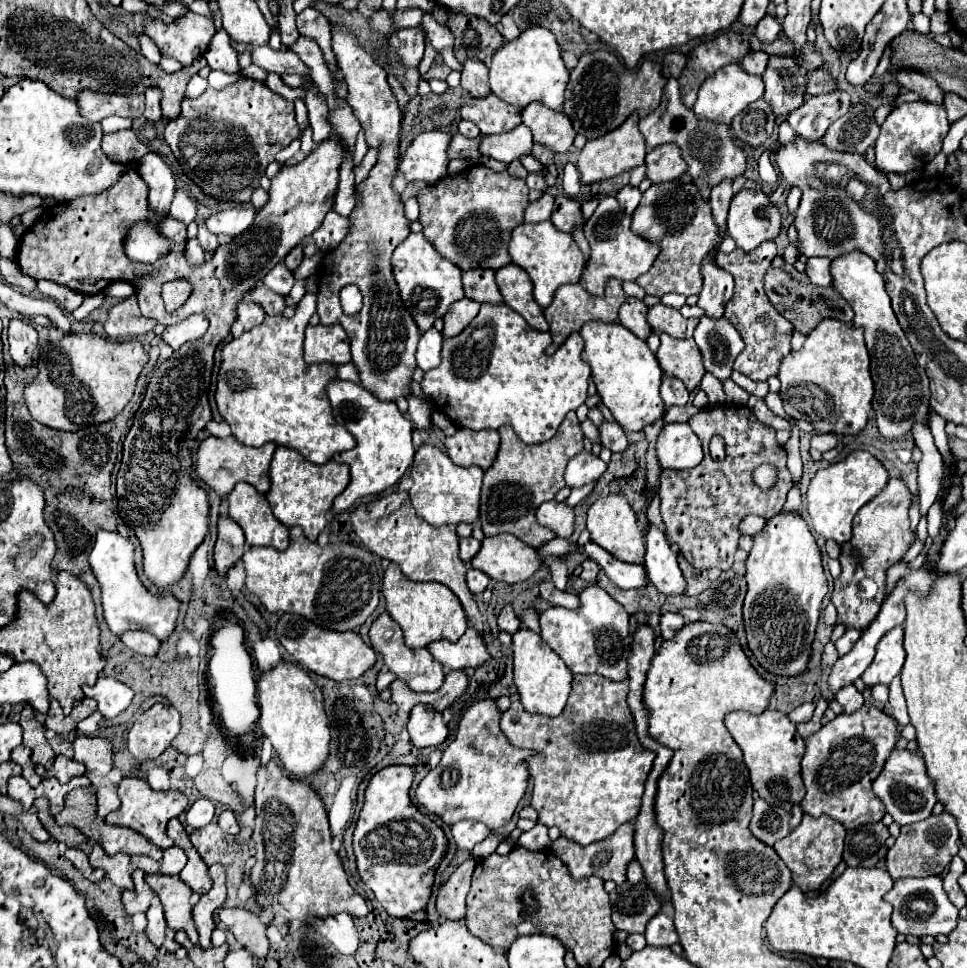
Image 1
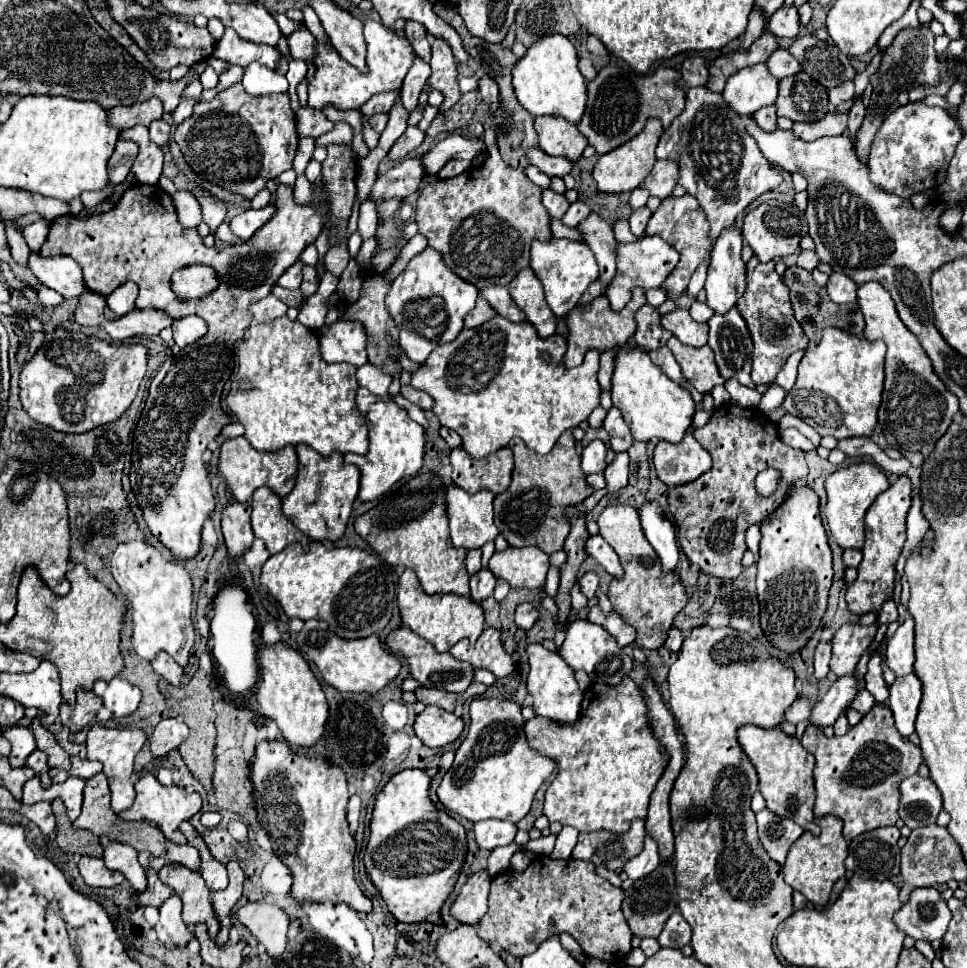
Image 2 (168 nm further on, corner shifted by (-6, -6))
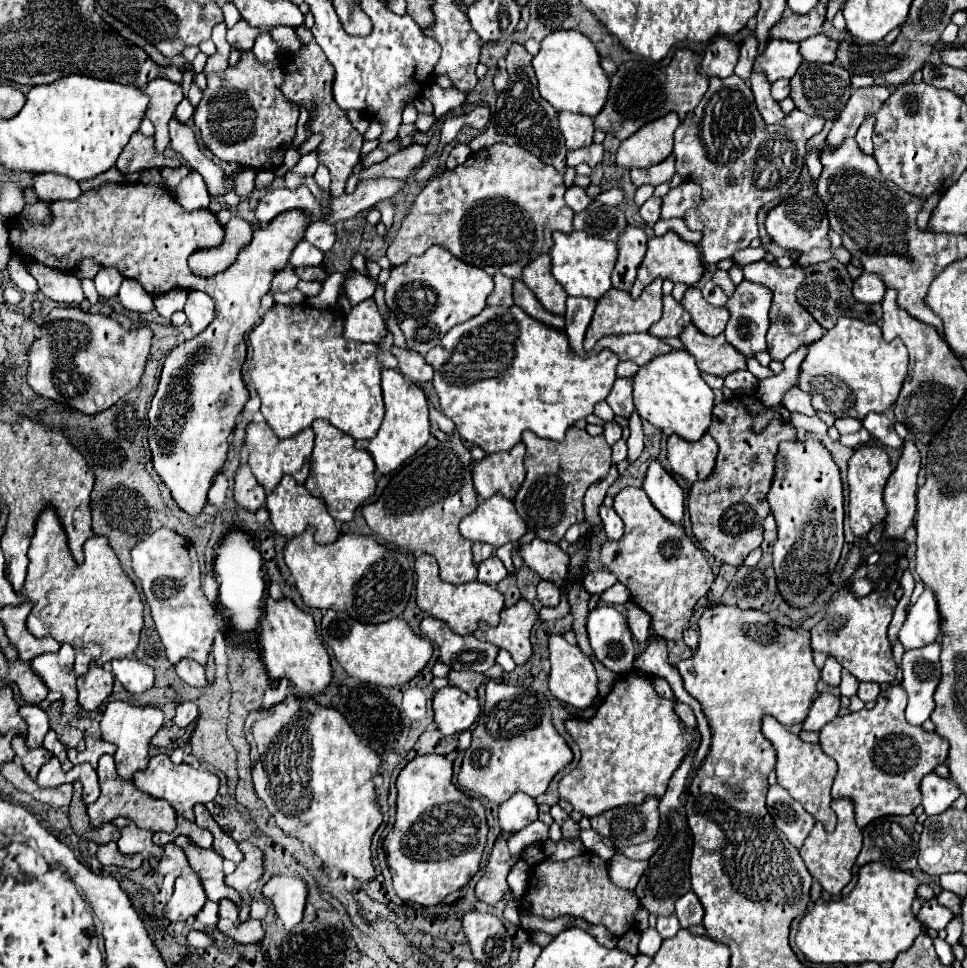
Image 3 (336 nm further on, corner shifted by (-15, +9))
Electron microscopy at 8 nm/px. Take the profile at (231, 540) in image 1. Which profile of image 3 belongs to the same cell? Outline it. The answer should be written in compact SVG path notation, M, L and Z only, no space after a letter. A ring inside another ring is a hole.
M241 464L235 474L235 500L247 510L259 510L265 504L265 490L251 474L249 464Z

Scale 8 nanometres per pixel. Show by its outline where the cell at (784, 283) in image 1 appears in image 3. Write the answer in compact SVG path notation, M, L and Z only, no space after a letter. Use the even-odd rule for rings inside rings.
M829 260L823 264L811 264L805 268L805 280L797 288L799 304L825 328L833 328L839 316L859 318L863 322L879 322L881 320L881 306L877 304L859 304L851 294L853 278L849 276L847 268L839 260Z

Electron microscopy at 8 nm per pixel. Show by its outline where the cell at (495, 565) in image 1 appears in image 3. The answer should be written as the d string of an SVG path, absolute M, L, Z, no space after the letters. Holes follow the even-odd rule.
M535 538L531 544L521 546L523 562L541 578L551 580L555 586L563 586L569 572L569 554L557 544Z

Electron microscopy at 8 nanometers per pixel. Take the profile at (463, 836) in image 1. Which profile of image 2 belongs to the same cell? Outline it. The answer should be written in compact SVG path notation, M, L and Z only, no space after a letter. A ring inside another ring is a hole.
M486 819L474 823L474 837L478 843L478 849L492 851L500 845L510 845L516 835L516 825L498 821L498 819Z

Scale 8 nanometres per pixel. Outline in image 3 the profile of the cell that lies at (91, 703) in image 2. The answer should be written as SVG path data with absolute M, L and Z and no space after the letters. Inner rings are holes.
M91 664L89 672L79 676L79 704L85 710L95 710L113 690L113 674L107 668Z

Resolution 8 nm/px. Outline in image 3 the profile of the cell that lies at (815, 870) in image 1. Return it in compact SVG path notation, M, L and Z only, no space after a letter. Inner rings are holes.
M833 800L833 810L837 814L837 828L833 834L827 834L823 830L823 824L815 824L811 834L807 836L805 844L801 846L801 858L805 862L805 866L809 868L811 876L823 886L825 892L829 894L841 894L841 890L849 884L851 880L851 868L857 860L857 854L861 852L863 846L863 834L859 830L859 826L855 824L853 818L853 804L851 800Z

